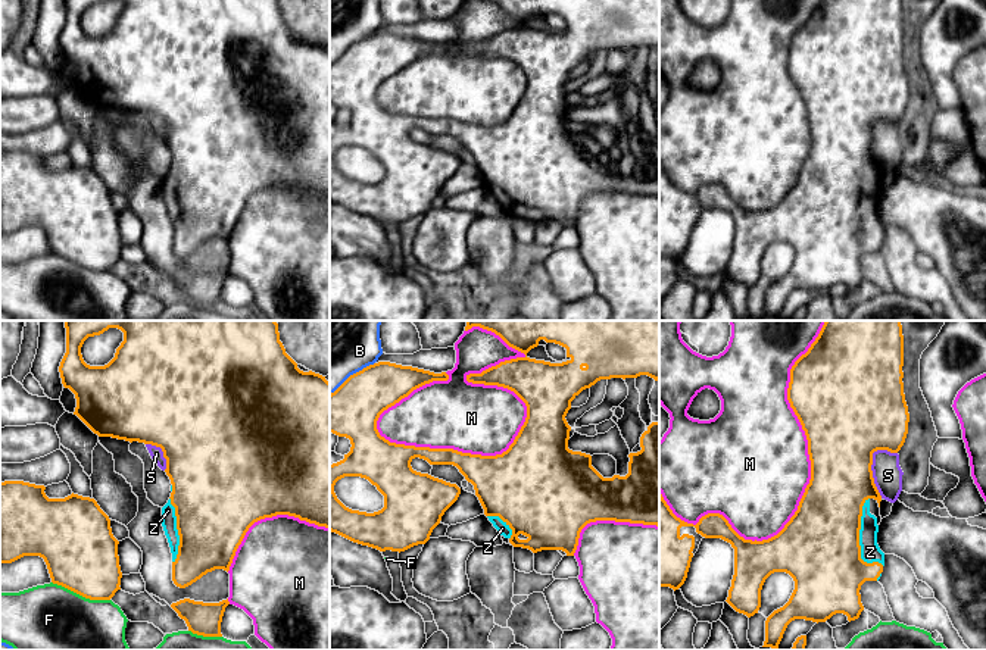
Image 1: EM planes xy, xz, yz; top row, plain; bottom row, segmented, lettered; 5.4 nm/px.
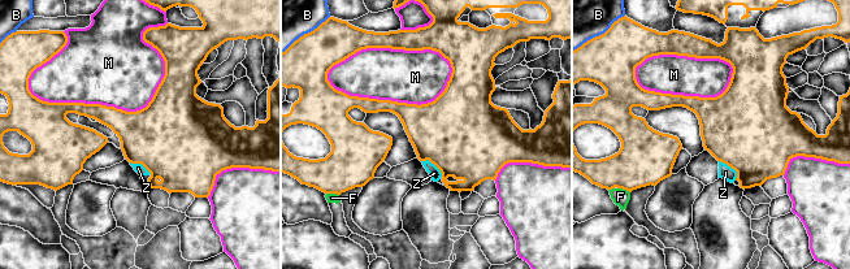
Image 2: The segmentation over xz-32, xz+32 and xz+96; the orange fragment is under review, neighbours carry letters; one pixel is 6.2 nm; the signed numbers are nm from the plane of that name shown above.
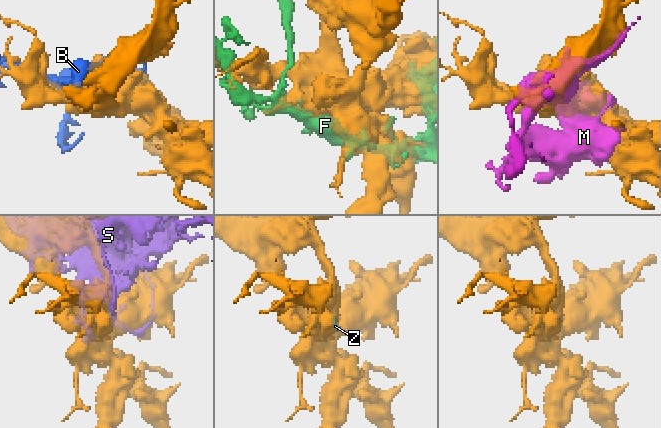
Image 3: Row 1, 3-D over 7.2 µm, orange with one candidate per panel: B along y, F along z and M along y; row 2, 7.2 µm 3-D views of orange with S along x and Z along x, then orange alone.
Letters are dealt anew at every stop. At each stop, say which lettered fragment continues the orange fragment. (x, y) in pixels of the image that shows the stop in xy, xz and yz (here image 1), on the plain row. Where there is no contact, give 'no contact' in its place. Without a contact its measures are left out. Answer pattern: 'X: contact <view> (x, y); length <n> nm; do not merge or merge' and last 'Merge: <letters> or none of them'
B: contact xz (353, 44); length 300 nm; do not merge
F: contact xy (81, 265); length 340 nm; do not merge
M: contact xz (518, 103); length 900 nm; do not merge
S: contact yz (871, 144); length 280 nm; do not merge
Z: contact yz (858, 209); length 380 nm; merge
Merge: Z

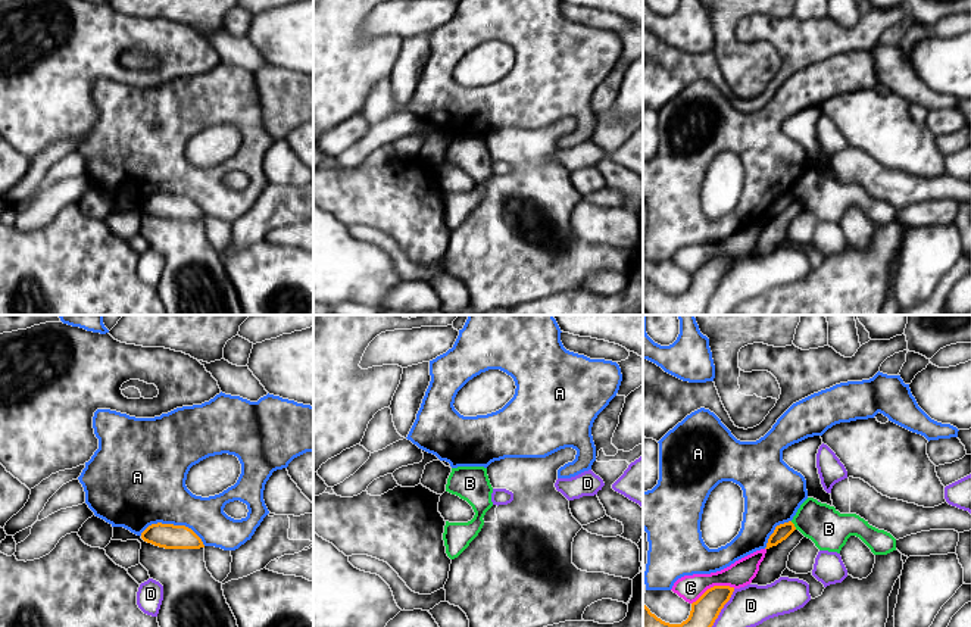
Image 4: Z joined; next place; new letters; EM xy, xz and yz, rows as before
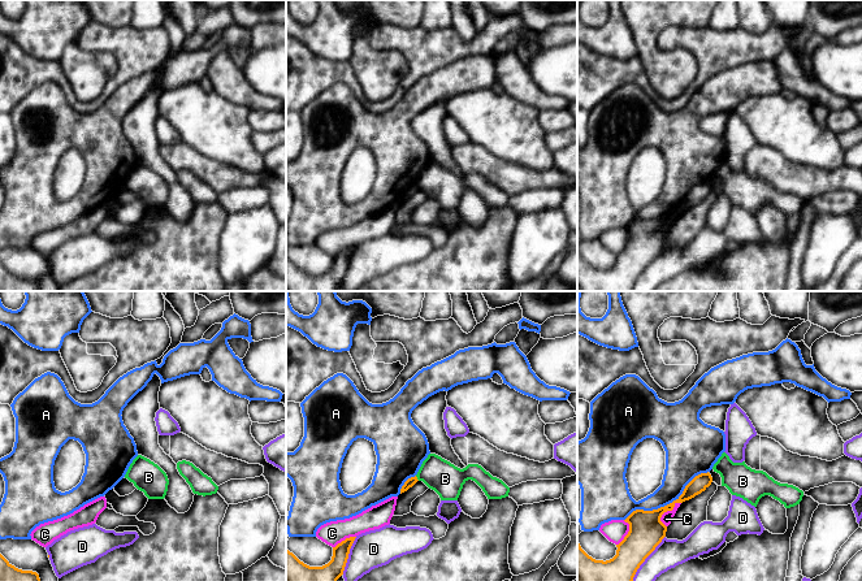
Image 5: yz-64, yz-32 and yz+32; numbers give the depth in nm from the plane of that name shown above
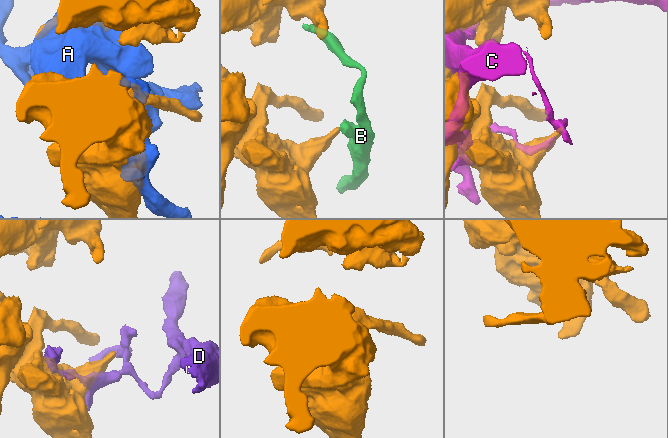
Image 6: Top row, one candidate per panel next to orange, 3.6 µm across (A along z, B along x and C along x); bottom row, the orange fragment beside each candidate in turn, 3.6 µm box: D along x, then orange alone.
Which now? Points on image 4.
A: contact xy (172, 195); length 360 nm; do not merge
B: contact yz (793, 196); length 60 nm; do not merge
C: contact yz (714, 256); length 260 nm; do not merge
D: contact yz (717, 287); length 340 nm; do not merge
Merge: none of them

